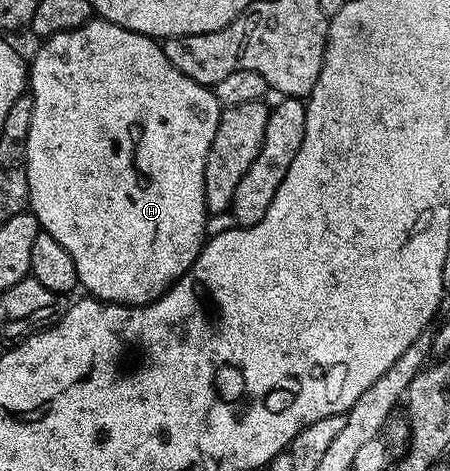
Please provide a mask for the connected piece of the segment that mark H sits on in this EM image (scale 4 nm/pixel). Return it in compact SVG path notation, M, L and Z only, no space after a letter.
M92 19L73 31L65 31L64 33L58 33L46 38L40 45L43 46L36 51L35 58L30 58L29 61L29 92L33 99L33 123L29 127L29 139L27 140L27 178L29 179L30 212L34 213L35 218L39 220L40 230L53 235L53 239L57 239L57 243L61 243L61 247L65 247L65 251L69 251L69 256L71 256L73 264L77 267L79 285L82 288L87 288L86 292L94 297L96 301L109 301L113 305L134 305L136 307L153 303L161 295L165 295L168 289L180 277L186 275L189 267L197 259L197 255L203 250L205 238L208 236L207 218L209 214L207 212L207 204L205 203L205 159L209 159L209 147L213 147L213 134L217 132L217 123L219 122L221 112L219 101L215 98L214 88L189 79L189 75L181 75L181 71L177 71L177 67L173 67L173 63L169 63L169 59L165 59L163 46L156 38L134 33L125 27L113 24L111 21Z

